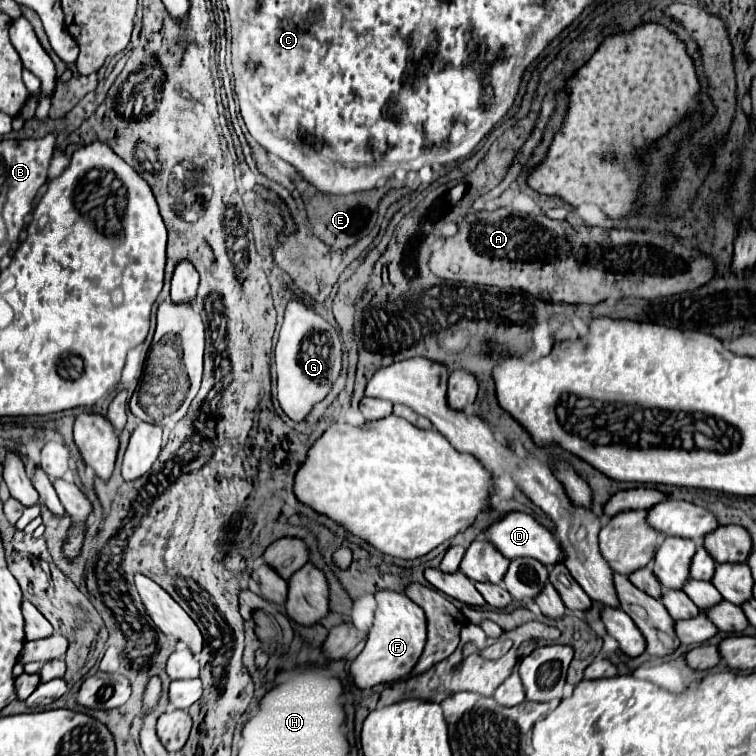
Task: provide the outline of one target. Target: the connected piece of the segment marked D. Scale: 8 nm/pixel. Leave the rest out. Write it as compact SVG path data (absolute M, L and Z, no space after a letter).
M508 513L504 519L494 523L482 537L488 539L490 543L494 543L496 549L500 549L502 555L508 557L508 559L534 557L534 559L542 561L542 565L546 565L546 567L564 563L564 549L558 543L556 535L552 531L548 531L542 523L538 523L534 517L526 515L526 513Z

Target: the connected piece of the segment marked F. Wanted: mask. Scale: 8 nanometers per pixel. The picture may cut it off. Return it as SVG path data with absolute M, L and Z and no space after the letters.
M378 591L376 601L376 619L370 627L366 647L350 667L354 683L360 689L408 677L426 643L426 615L414 601L410 601L410 597L396 591Z

